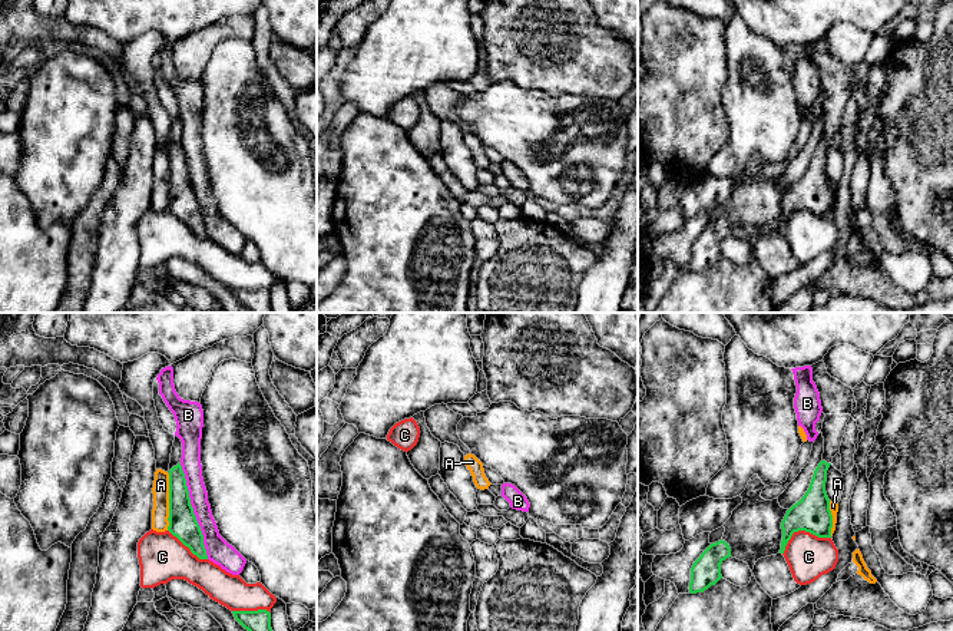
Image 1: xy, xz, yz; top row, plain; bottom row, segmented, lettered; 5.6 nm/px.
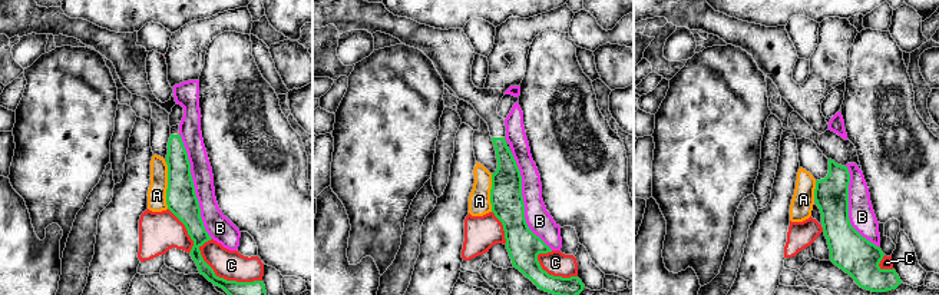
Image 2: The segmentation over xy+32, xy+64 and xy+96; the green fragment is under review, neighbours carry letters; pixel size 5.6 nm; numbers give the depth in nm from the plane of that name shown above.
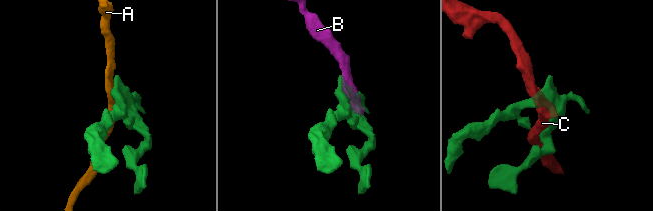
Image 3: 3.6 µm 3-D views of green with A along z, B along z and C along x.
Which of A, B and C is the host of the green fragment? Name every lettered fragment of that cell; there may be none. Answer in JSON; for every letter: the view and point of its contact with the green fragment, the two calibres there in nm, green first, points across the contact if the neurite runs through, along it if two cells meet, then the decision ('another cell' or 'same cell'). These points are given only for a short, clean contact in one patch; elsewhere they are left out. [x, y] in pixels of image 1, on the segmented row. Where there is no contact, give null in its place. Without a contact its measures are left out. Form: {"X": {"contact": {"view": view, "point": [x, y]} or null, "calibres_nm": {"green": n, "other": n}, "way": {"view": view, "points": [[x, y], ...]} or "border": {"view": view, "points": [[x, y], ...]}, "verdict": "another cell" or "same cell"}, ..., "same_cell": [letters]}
{"A": {"contact": {"view": "xy", "point": [169, 502]}, "calibres_nm": {"green": 160, "other": 100}, "border": {"view": "xy", "points": [[169, 473], [169, 516], [166, 529]]}, "verdict": "another cell"}, "B": {"contact": {"view": "xy", "point": [192, 511]}, "calibres_nm": {"green": 160, "other": 130}, "verdict": "another cell"}, "C": {"contact": {"view": "yz", "point": [801, 529]}, "calibres_nm": {"green": 200, "other": 260}, "verdict": "another cell"}, "same_cell": []}

